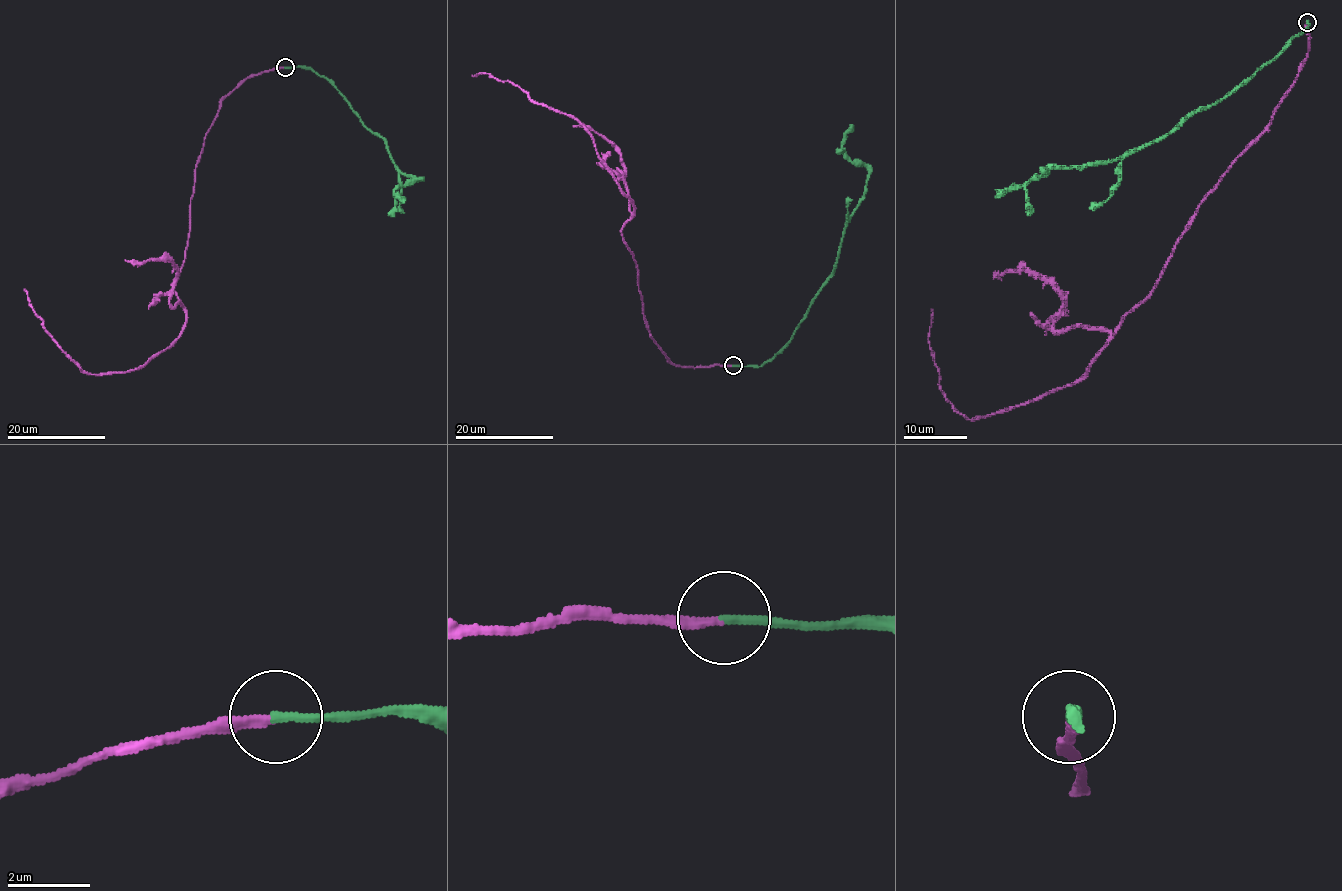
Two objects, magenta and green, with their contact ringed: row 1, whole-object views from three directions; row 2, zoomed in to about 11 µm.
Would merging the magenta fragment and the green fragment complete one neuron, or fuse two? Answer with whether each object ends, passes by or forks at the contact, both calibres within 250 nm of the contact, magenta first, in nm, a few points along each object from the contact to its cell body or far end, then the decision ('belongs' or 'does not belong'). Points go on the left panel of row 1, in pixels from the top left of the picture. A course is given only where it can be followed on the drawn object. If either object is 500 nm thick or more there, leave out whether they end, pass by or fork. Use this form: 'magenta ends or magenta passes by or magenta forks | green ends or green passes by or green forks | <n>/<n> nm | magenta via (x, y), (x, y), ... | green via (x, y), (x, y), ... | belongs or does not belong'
magenta ends | green ends | 200/220 nm | magenta via (284, 67), (234, 89), (205, 135), (173, 287), (186, 325), (169, 346), (128, 372), (87, 374), (24, 289) | green via (284, 67), (310, 67), (323, 75), (366, 126), (383, 140), (397, 167), (420, 179), (394, 190), (404, 203) | belongs

